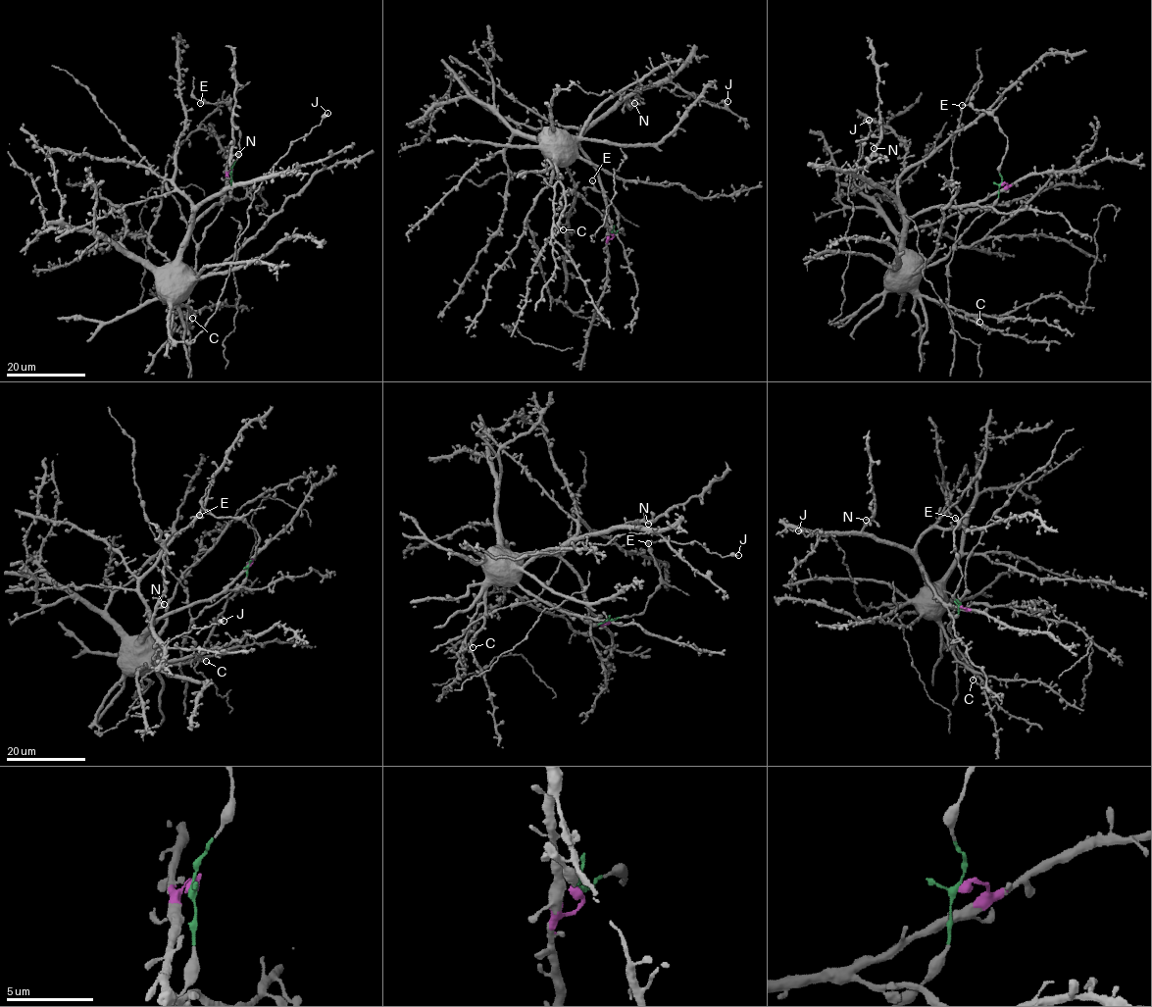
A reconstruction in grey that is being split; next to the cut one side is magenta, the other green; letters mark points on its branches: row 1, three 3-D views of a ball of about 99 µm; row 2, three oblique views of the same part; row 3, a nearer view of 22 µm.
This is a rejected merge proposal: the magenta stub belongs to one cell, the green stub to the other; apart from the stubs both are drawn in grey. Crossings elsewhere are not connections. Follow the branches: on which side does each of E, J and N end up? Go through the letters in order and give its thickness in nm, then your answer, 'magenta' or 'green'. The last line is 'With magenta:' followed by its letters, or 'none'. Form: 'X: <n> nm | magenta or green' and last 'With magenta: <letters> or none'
E: 170 nm | green
J: 170 nm | magenta
N: 160 nm | magenta
With magenta: J, N

